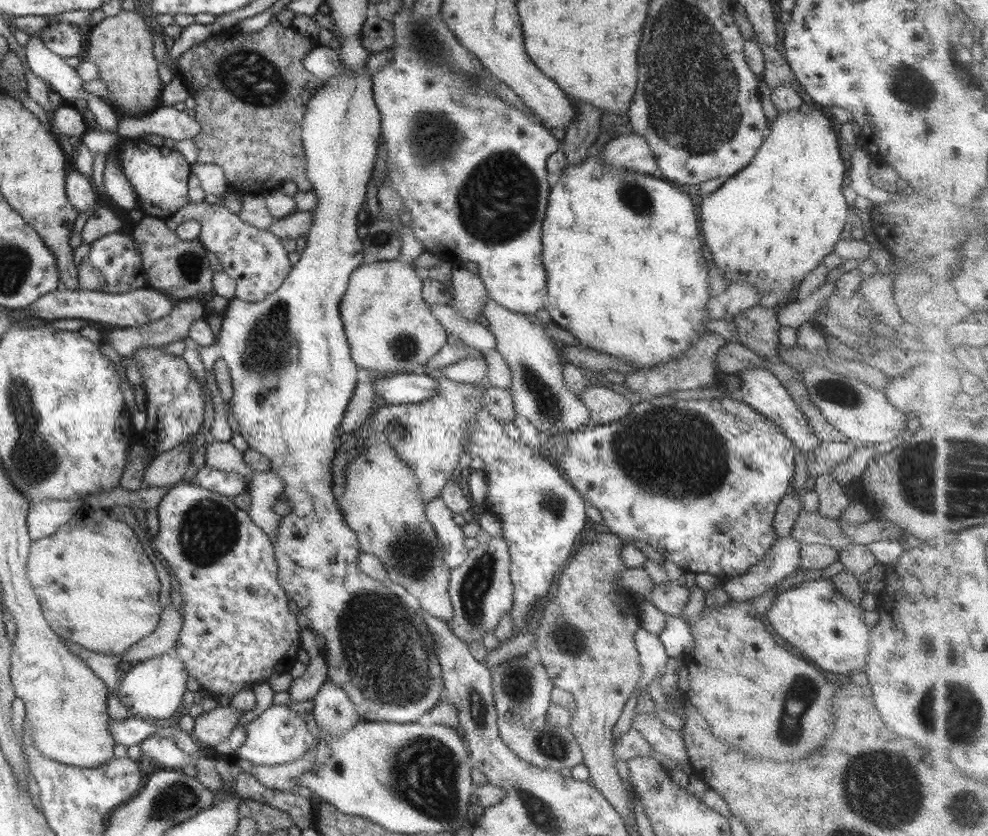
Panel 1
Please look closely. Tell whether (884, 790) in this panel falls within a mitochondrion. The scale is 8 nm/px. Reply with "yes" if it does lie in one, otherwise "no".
yes

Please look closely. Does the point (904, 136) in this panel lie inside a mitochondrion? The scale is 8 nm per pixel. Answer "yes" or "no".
no

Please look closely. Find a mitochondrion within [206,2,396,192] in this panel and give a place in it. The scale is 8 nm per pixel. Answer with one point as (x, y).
(247, 74)

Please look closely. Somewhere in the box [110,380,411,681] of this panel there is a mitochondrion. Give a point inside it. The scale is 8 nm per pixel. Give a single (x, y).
(208, 528)

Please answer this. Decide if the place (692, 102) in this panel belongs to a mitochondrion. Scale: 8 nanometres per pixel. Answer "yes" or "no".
yes

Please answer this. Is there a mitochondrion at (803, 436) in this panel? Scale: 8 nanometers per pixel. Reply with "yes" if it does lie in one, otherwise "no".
no

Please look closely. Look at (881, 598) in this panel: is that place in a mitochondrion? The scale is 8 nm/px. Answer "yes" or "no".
no

